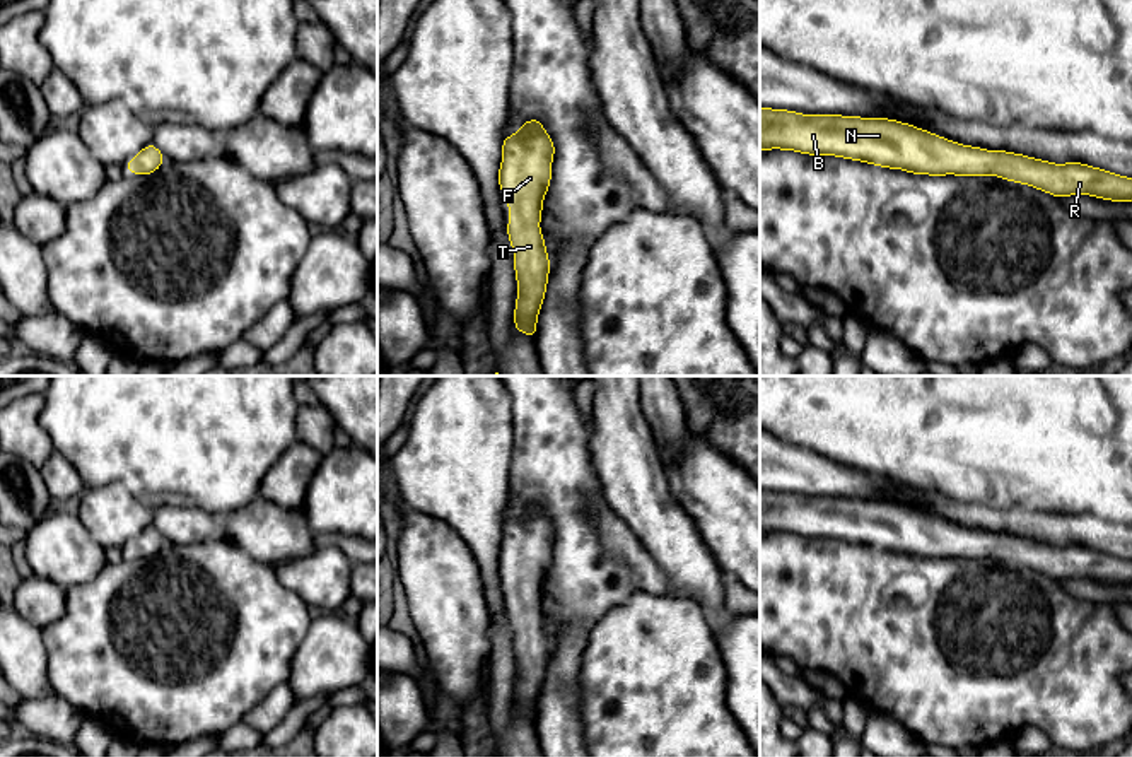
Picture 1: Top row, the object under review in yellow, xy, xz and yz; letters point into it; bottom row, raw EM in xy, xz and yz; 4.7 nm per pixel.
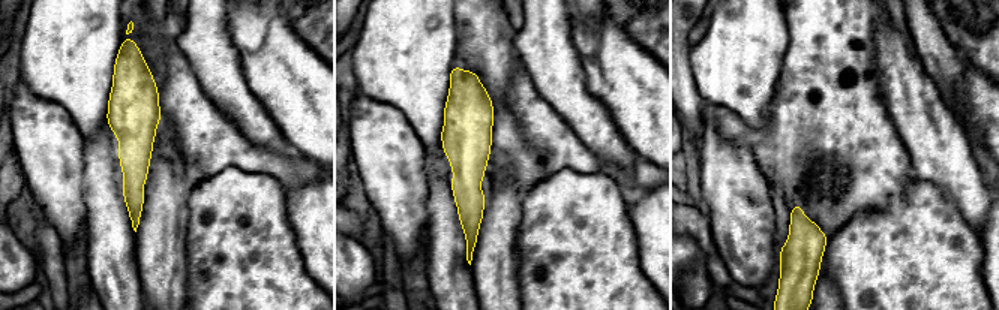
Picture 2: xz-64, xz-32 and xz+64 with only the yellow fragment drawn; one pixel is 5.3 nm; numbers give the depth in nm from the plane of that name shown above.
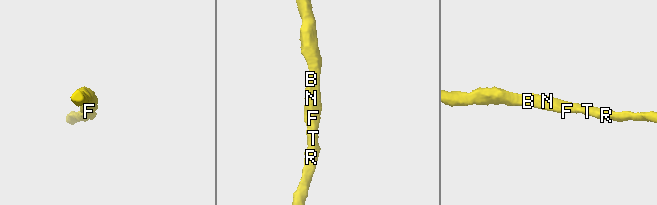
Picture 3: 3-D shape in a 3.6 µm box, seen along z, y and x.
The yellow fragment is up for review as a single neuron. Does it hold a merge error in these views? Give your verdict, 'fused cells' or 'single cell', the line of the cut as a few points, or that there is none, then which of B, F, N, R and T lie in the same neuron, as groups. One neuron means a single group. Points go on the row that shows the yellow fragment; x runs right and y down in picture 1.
single cell | no cut | B F N R T

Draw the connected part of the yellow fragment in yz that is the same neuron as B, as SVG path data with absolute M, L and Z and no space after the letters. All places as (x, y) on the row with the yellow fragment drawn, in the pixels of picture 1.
M760 106L760 150L794 150L808 156L833 156L861 161L888 169L903 169L927 176L985 176L1030 185L1057 198L1089 195L1110 202L1132 202L1132 178L1082 162L1055 164L1030 156L963 145L919 126L890 118L862 118L843 114L802 114L789 109Z

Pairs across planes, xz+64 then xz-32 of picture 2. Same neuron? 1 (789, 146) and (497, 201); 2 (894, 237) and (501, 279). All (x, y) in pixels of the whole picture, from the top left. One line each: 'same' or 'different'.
1: different
2: different

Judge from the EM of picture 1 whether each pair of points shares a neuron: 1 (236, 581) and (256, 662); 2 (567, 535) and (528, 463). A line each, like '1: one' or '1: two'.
1: one
2: one

